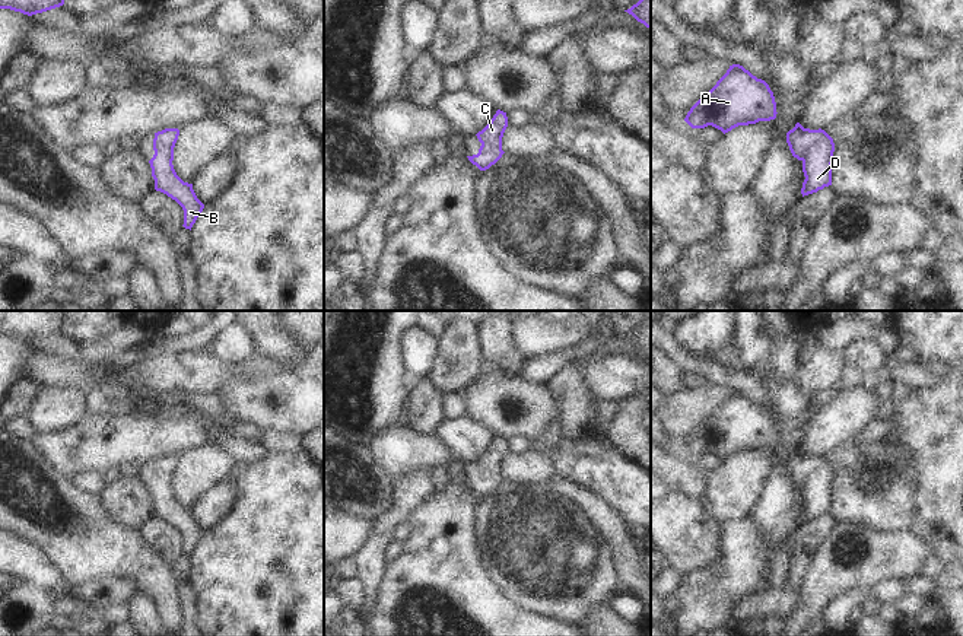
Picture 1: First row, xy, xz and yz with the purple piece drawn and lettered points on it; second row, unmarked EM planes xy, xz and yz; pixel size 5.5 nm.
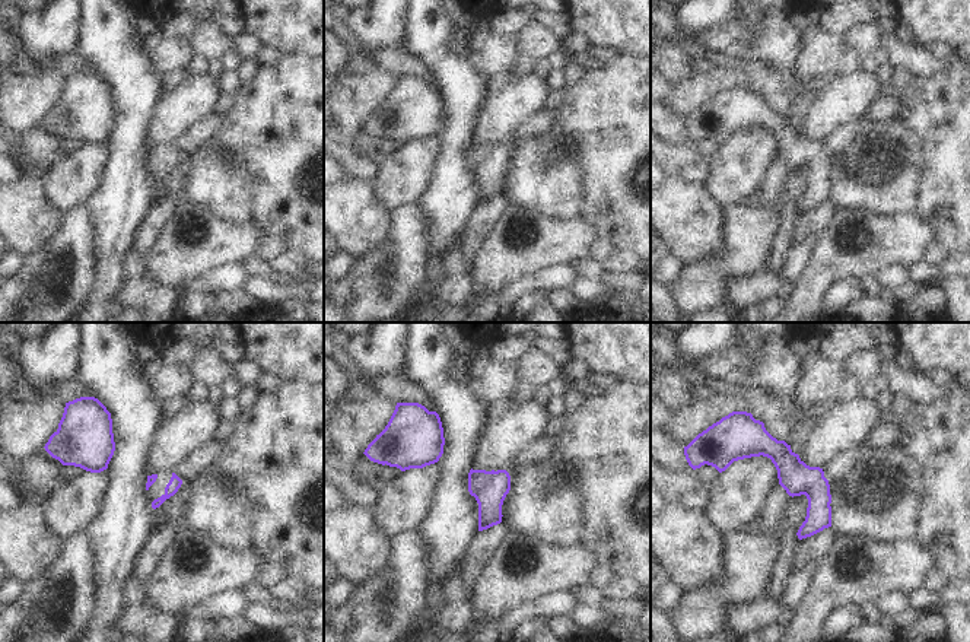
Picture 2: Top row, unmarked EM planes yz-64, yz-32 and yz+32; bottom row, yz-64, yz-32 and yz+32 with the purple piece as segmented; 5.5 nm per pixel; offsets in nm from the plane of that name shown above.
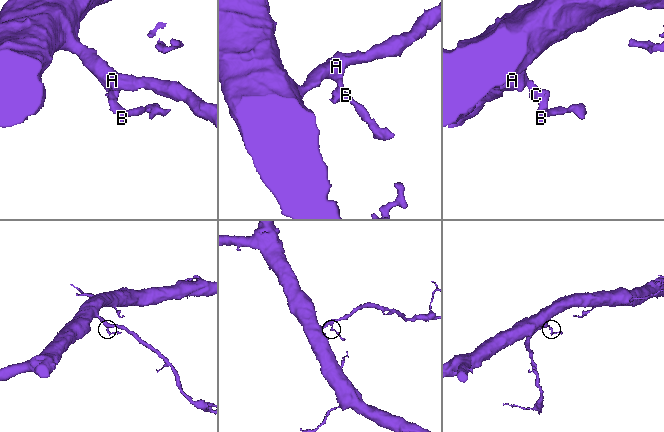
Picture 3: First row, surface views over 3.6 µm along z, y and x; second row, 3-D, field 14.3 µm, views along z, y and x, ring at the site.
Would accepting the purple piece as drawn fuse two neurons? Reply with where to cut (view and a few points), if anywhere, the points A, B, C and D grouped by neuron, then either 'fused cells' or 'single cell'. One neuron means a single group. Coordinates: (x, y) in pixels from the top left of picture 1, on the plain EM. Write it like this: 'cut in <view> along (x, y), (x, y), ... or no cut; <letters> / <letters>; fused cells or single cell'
no cut; A B C D; single cell

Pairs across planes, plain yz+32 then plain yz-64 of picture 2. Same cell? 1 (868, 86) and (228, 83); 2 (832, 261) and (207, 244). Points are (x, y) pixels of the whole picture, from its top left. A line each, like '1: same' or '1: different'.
1: different
2: same

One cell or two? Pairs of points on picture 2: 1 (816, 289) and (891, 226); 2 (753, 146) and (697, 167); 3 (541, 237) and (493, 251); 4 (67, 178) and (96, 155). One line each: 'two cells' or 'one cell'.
1: one cell
2: two cells
3: one cell
4: one cell

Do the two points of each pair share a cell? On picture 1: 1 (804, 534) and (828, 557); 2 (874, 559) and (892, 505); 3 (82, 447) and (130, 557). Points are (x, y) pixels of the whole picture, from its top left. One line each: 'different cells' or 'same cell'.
1: different cells
2: different cells
3: different cells

